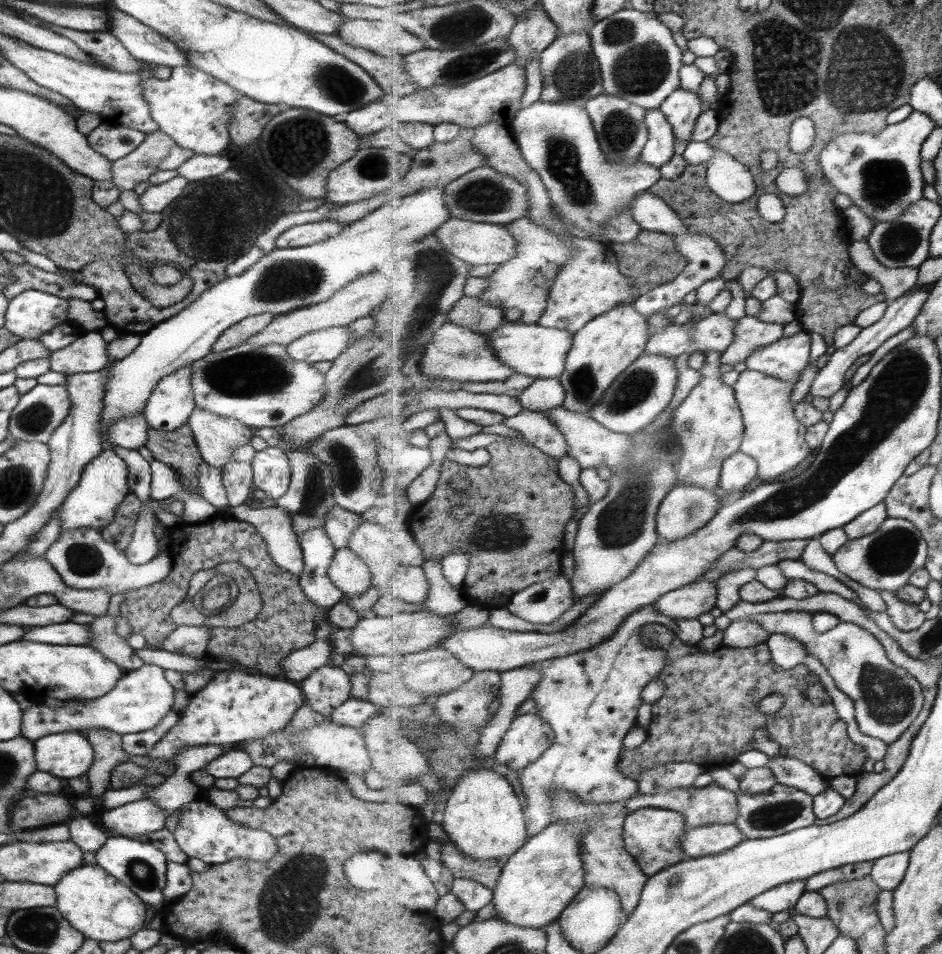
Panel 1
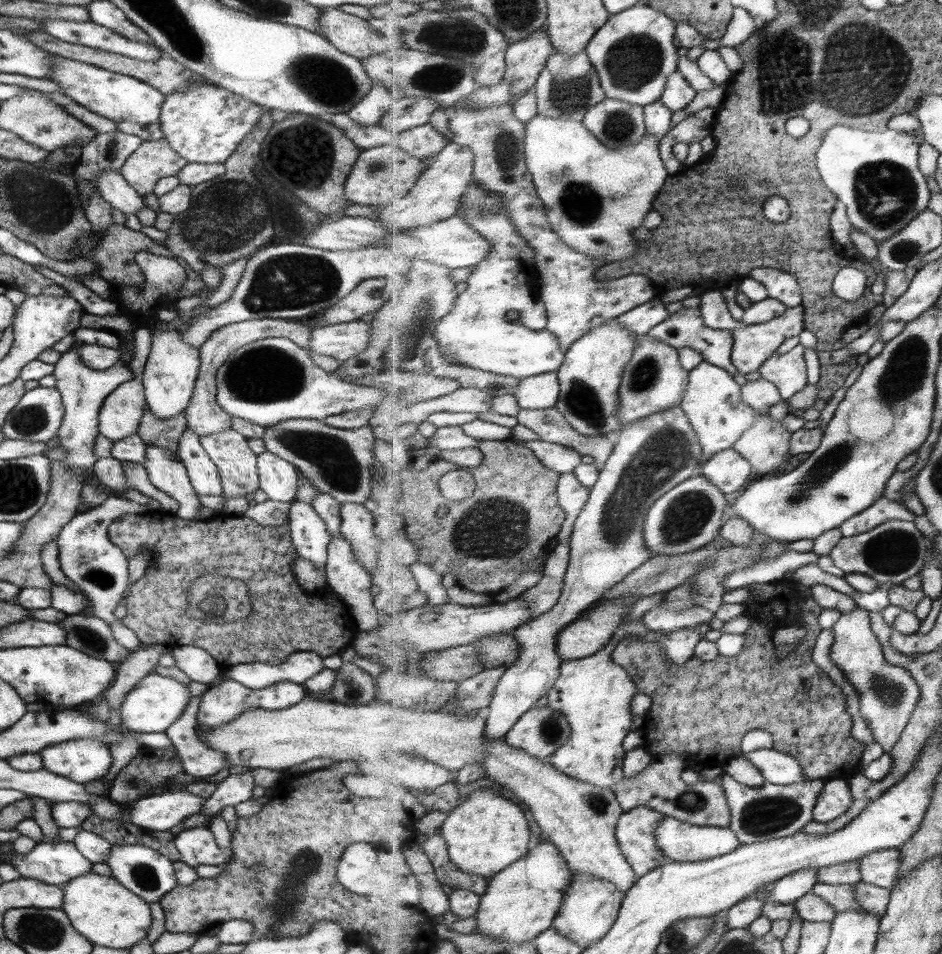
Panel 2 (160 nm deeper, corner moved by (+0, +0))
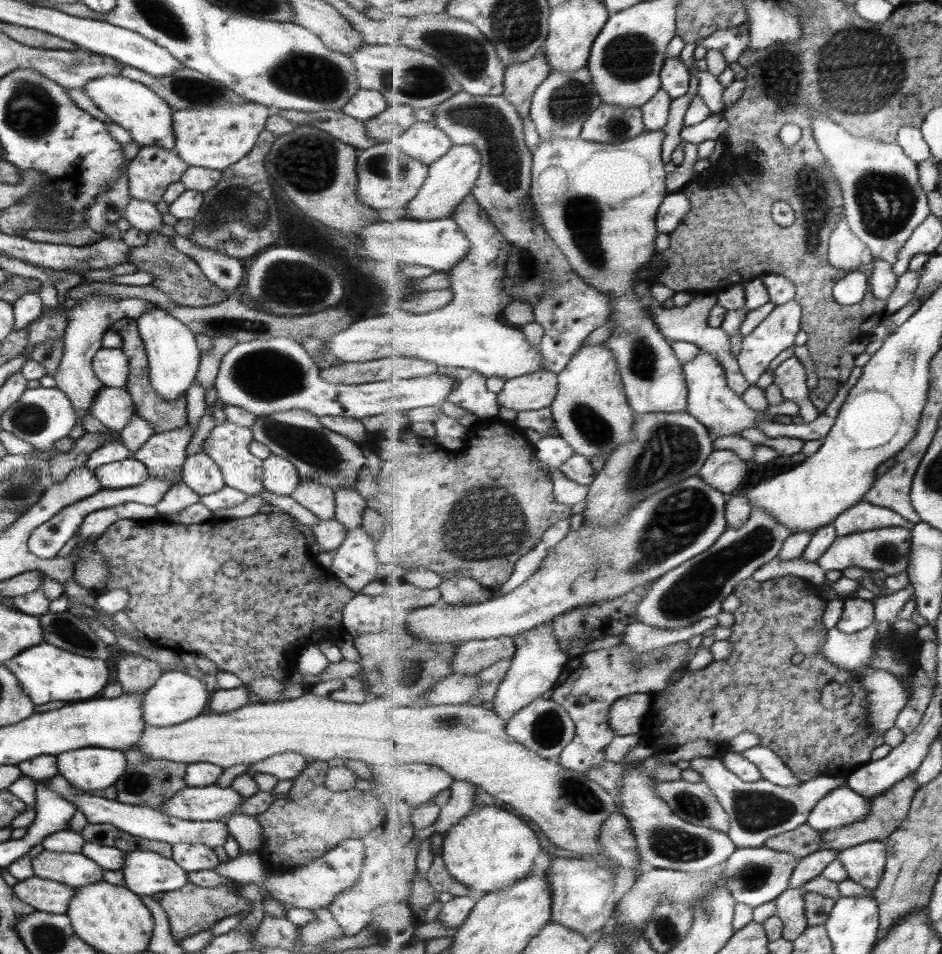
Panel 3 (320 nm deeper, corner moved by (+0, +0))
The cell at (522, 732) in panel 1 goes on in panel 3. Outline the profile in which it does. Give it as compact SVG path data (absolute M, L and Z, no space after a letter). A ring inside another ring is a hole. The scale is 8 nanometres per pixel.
M539 697L513 715L506 722L506 729L515 740L527 745L542 757L558 761L565 747L575 738L577 725L562 704L557 704L551 698L544 700Z

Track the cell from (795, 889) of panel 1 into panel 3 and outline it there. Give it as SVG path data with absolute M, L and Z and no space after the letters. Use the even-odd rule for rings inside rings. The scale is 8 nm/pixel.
M825 849L802 857L798 862L798 866L795 867L788 888L802 888L810 880L821 875L831 862L838 859L838 853L838 851L833 849Z

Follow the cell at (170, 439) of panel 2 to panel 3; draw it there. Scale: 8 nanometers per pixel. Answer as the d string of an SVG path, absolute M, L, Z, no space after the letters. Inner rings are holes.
M122 318L112 324L111 330L115 331L121 338L121 347L123 354L127 357L128 375L126 388L127 394L131 397L134 404L134 411L142 419L152 424L155 434L173 430L183 426L186 422L186 398L185 395L176 396L174 399L162 399L158 392L151 386L148 377L148 362L145 355L144 345L136 329L135 319Z

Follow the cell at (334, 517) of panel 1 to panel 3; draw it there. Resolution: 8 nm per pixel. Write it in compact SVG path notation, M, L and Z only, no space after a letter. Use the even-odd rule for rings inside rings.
M300 482L289 496L317 519L327 520L334 516L334 492L318 482Z

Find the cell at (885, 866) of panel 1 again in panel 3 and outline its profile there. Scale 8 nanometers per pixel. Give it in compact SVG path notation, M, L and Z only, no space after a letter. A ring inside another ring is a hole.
M884 841L865 842L843 849L838 859L848 870L849 879L874 890L886 871L886 844Z

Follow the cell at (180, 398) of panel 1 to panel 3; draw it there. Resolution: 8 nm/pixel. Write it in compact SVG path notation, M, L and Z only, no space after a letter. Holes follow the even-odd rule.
M157 307L143 311L135 322L144 345L151 386L162 399L174 399L183 395L198 369L200 352L195 343L195 335L182 322Z

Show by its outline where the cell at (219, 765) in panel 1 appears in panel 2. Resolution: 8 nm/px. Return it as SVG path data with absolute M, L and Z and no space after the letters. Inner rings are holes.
M190 696L181 716L163 732L181 759L182 772L201 780L218 777L224 764L224 756L207 748L196 738L196 714L200 696Z

